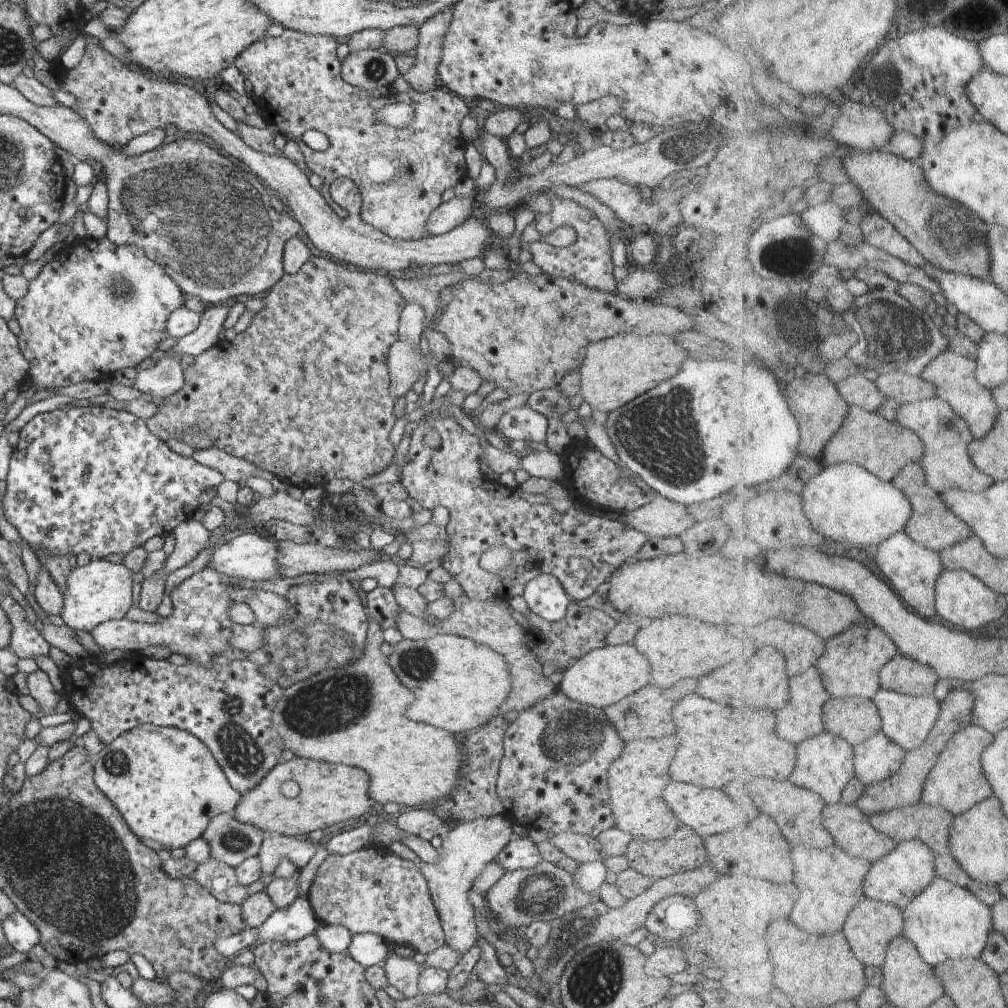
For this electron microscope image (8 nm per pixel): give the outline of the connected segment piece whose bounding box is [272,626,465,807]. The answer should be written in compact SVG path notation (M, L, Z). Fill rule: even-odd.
M378 626L370 628L366 648L363 648L362 655L355 660L350 660L341 667L326 667L306 680L295 681L294 685L284 689L283 696L272 713L275 739L284 741L285 748L293 750L296 756L360 766L368 773L369 795L374 802L394 802L401 807L426 806L428 803L433 805L442 797L450 796L457 785L465 760L462 735L406 718L414 694L404 688L394 676L389 657L382 653L382 642L378 642L378 638L382 638Z

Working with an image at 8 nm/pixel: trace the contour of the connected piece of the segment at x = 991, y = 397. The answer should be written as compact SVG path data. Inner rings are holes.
M948 350L932 363L923 375L939 386L940 396L951 402L954 408L958 408L958 412L962 412L970 420L976 436L986 438L996 428L1002 408L996 393L979 379L979 366L980 361L977 358Z

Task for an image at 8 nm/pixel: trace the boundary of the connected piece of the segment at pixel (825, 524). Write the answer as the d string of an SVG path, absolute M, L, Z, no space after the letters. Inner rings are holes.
M860 463L829 465L821 475L810 480L804 496L806 497L806 510L814 526L822 534L827 534L831 540L834 538L834 542L838 542L839 545L852 544L852 542L882 544L899 532L906 531L915 513L911 496L902 492L902 488L898 488L894 482L882 480L880 476L876 476L875 472L868 470Z

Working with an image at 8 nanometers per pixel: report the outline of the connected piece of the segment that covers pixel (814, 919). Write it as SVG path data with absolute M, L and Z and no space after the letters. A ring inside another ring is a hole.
M798 846L794 850L794 860L798 864L796 882L802 888L802 900L796 906L794 922L816 934L842 932L854 908L866 898L864 884L874 864L868 858L848 854L842 846L832 846L826 850Z

